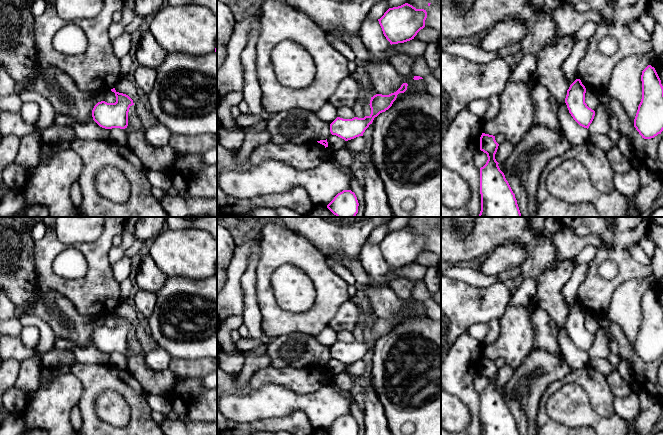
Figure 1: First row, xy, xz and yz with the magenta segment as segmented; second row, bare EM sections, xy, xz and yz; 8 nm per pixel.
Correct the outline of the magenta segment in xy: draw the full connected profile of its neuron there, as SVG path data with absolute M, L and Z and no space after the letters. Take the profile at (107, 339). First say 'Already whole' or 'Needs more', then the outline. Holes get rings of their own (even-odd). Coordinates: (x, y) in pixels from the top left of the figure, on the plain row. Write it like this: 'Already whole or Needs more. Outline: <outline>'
Already whole. Outline: M115 312L111 315L115 317L116 326L98 326L92 334L93 344L105 353L125 353L128 350L129 332L134 329L133 324L128 319L117 316Z

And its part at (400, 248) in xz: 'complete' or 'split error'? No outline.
complete

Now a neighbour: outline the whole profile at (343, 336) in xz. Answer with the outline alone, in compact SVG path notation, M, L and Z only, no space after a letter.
M339 331L336 334L337 341L343 342L343 343L352 343L355 341L353 332L350 331Z

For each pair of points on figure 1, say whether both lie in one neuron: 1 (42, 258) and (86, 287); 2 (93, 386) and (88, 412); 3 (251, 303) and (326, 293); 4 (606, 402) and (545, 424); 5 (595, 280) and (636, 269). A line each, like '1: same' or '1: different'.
1: same
2: same
3: different
4: same
5: same

